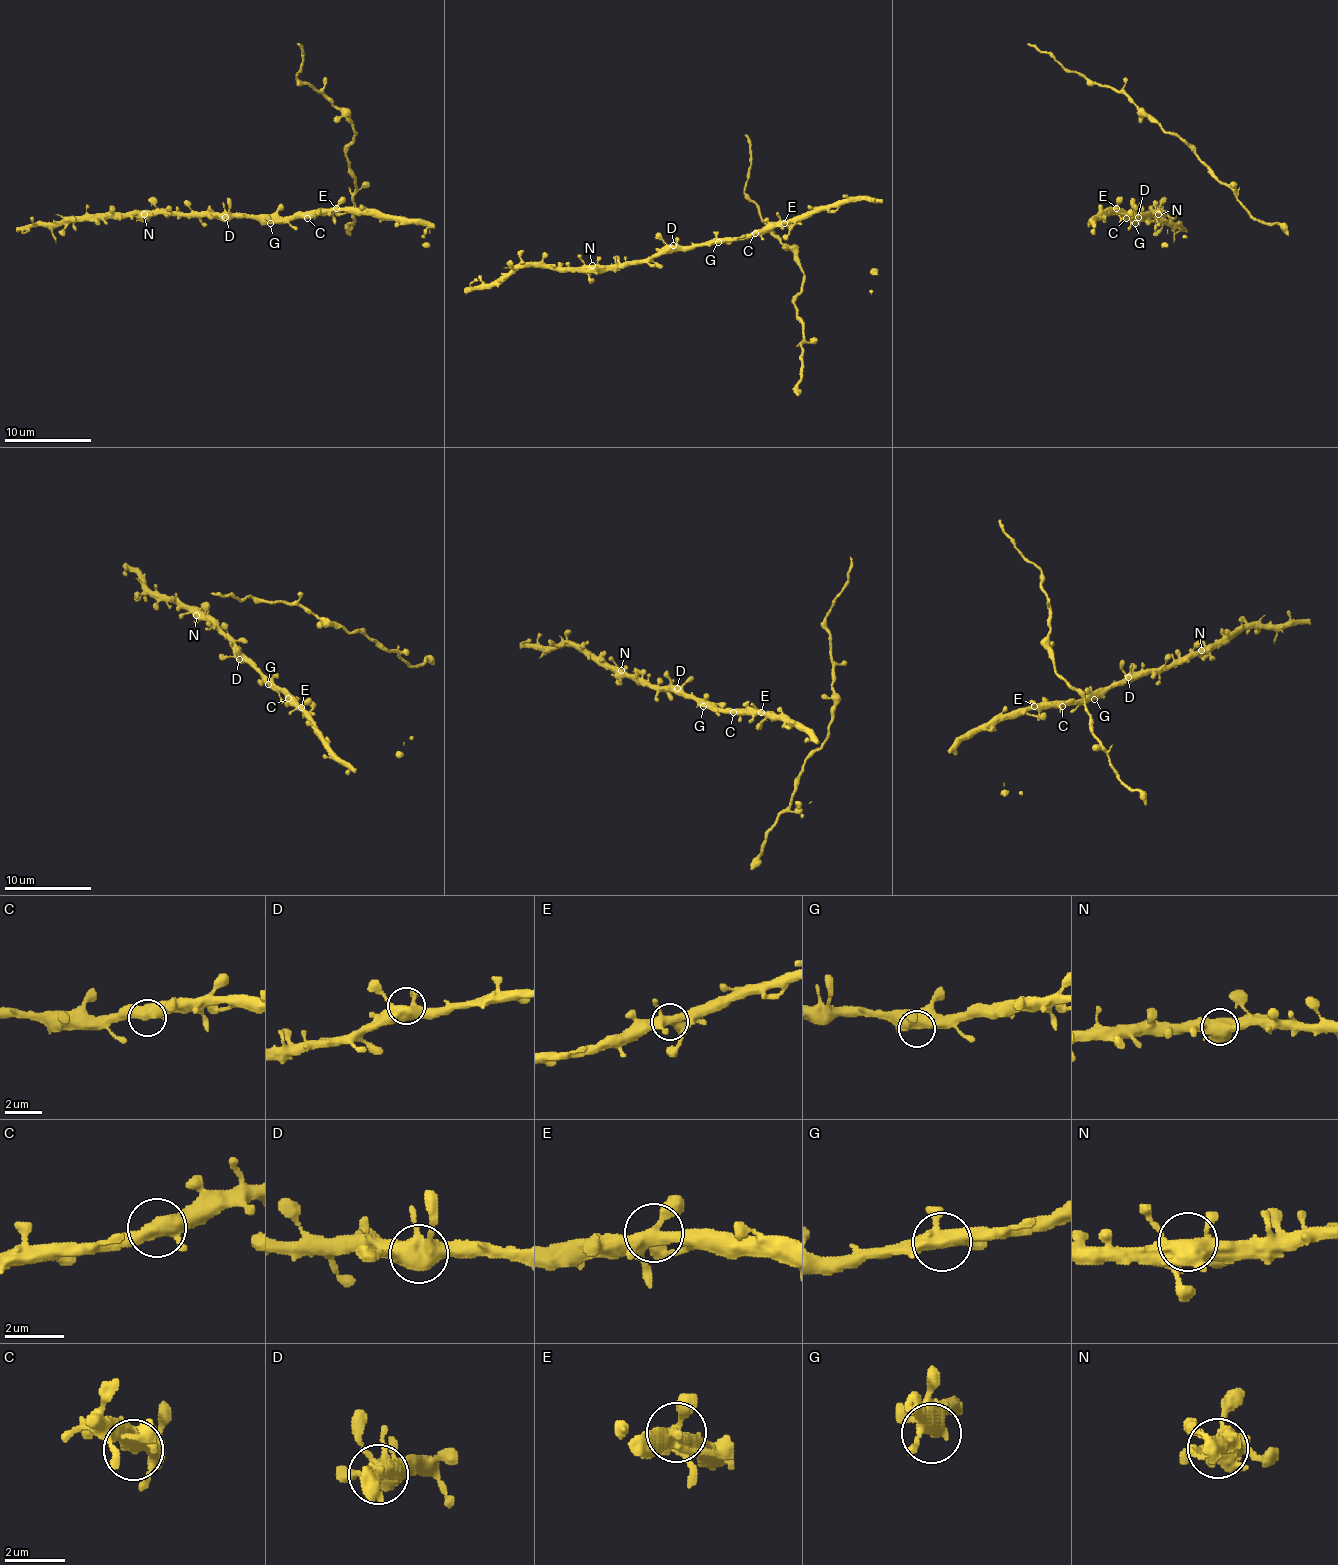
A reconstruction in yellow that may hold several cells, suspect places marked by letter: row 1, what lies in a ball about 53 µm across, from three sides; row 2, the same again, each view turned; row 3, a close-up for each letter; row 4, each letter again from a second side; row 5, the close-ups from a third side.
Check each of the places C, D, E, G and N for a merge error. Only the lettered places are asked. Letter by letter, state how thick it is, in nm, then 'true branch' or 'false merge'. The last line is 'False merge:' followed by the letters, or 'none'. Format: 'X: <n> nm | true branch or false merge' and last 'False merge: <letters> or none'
C: 440 nm | true branch
D: 480 nm | true branch
E: 400 nm | true branch
G: 440 nm | true branch
N: 500 nm | true branch
False merge: none

